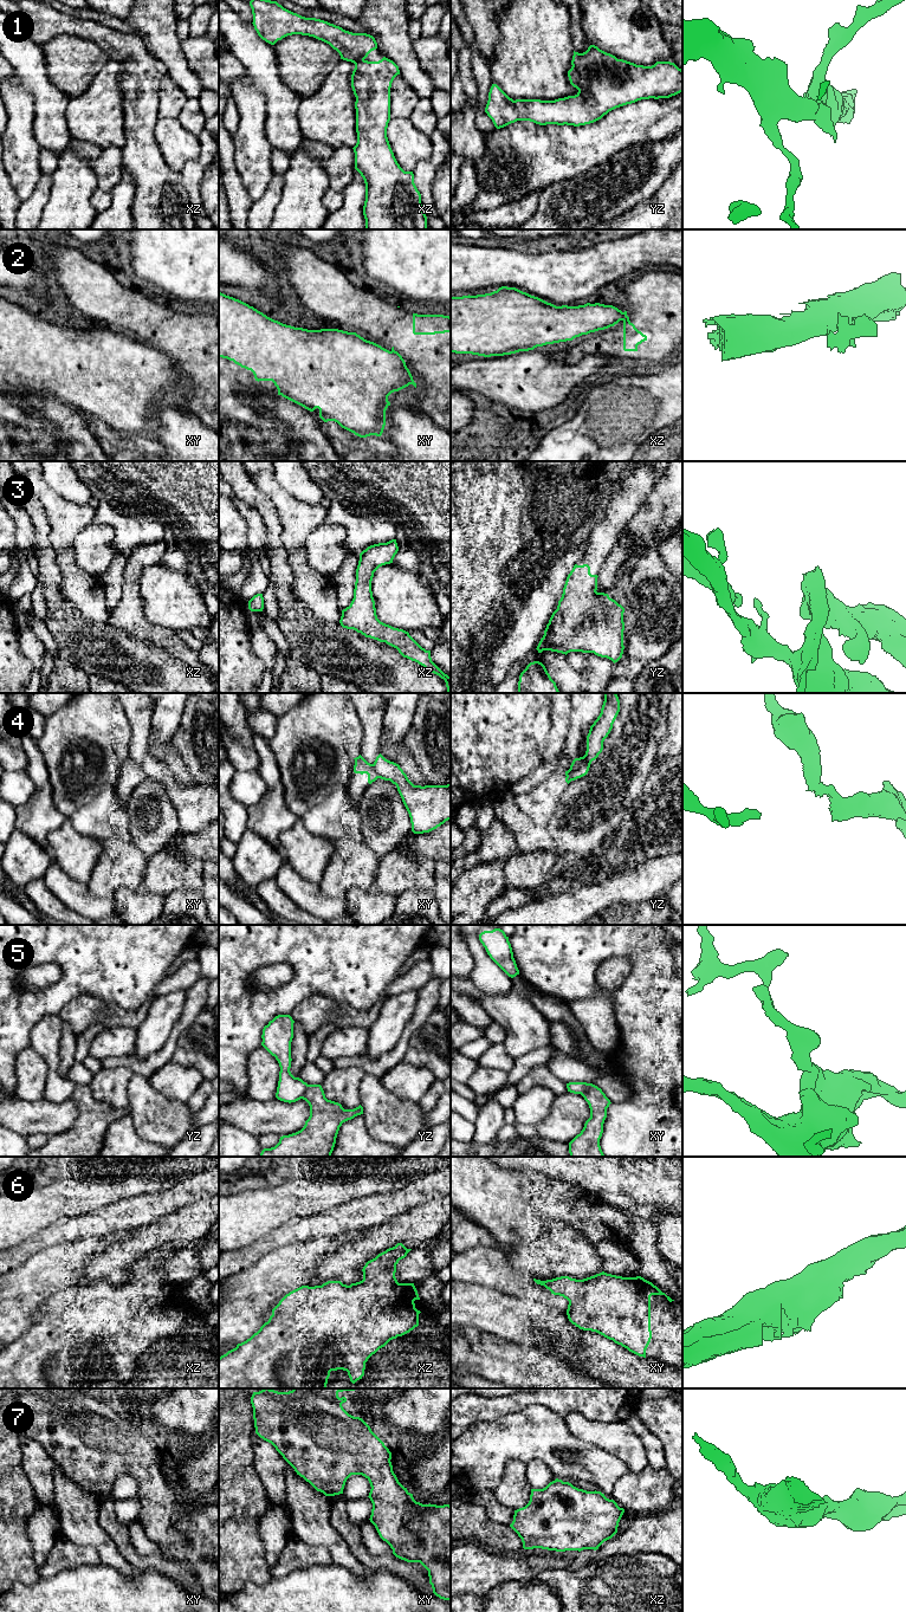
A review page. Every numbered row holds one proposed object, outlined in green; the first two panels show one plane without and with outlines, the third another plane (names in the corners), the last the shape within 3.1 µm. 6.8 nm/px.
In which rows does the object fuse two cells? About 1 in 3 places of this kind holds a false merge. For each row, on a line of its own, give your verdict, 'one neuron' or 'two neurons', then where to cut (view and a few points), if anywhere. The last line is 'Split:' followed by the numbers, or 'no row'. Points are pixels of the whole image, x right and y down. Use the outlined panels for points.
1: one neuron; cut none
2: two neurons; cut xz (622, 312), (623, 319)
3: one neuron; cut none
4: two neurons; cut yz (580, 758), (576, 768), (569, 775), (570, 779)
5: two neurons; cut yz (309, 1085), (302, 1098)
6: one neuron; cut none
7: one neuron; cut none
Split: 2, 4, 5

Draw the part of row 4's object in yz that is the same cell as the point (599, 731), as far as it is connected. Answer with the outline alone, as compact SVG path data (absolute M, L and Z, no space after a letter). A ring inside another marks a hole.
M604 693L604 701L601 713L594 724L590 726L587 736L587 751L583 757L580 757L577 769L569 777L571 781L585 776L590 764L595 760L603 750L603 742L610 733L613 724L620 712L620 700L616 693Z

